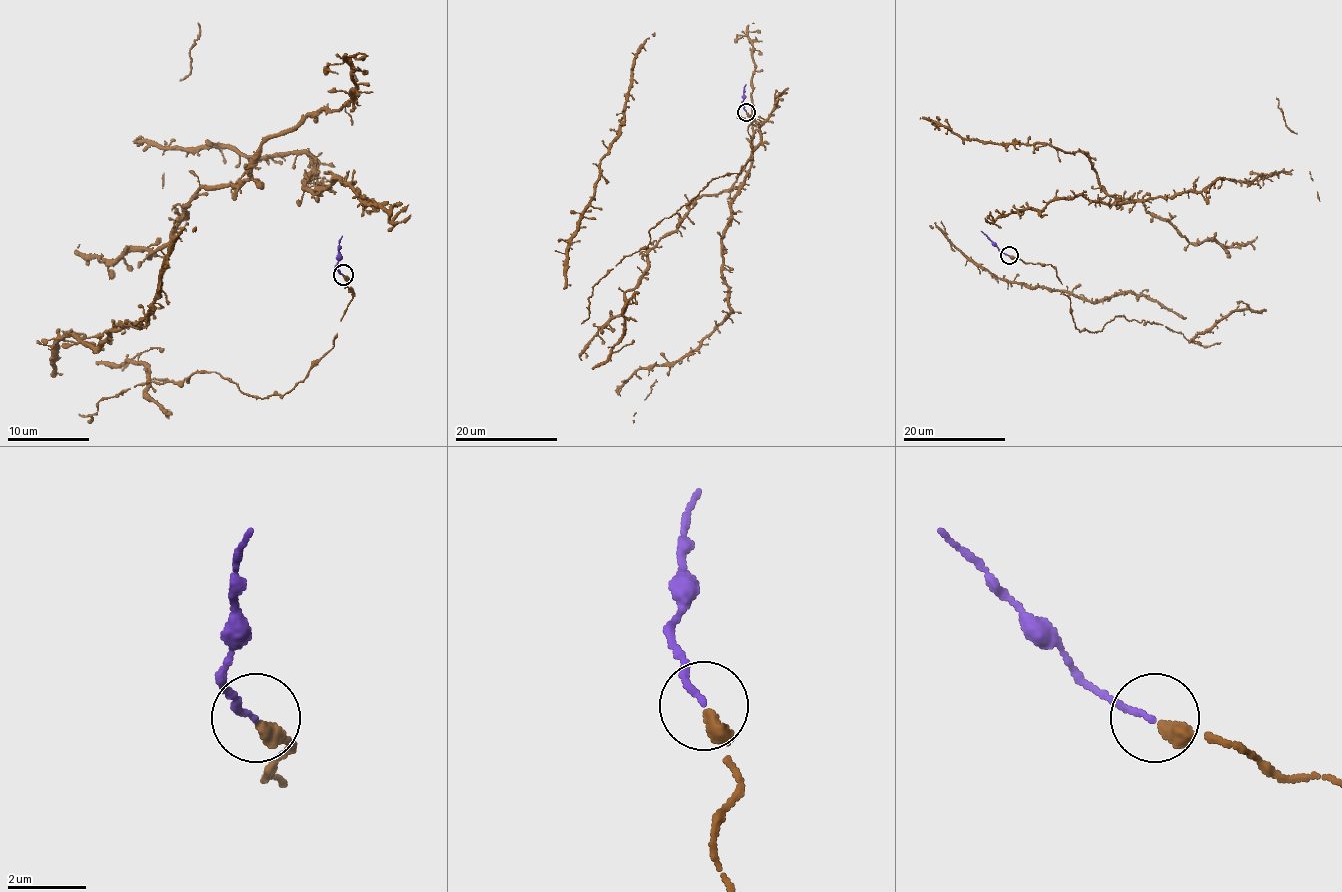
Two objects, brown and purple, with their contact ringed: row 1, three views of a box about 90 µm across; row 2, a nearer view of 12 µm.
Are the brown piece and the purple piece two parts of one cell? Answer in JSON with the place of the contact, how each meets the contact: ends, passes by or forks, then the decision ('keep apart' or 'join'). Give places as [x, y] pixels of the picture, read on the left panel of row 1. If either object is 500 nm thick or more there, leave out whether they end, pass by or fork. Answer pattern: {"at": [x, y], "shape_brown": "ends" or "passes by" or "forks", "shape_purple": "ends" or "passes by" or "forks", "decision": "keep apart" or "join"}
{"at": [343, 275], "shape_brown": "ends", "shape_purple": "ends", "decision": "join"}

